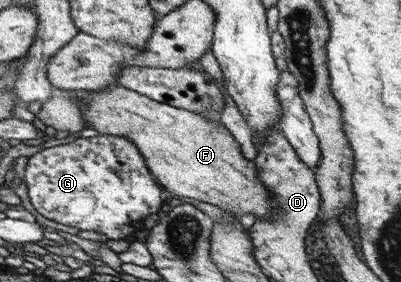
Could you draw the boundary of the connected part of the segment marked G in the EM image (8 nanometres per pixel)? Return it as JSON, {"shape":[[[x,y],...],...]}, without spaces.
{"shape":[[[98,133],[94,137],[79,137],[67,144],[43,148],[28,157],[24,172],[27,199],[39,215],[77,231],[103,233],[109,240],[133,241],[136,231],[133,224],[143,219],[150,223],[163,202],[163,191],[151,178],[143,156],[139,154],[137,146],[125,136],[104,138]]]}

